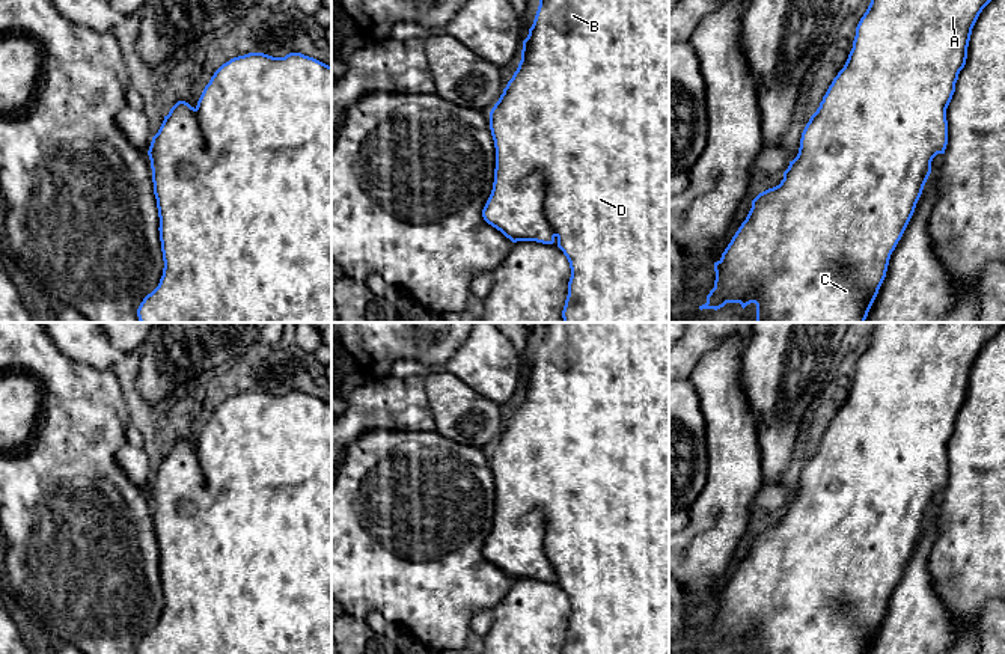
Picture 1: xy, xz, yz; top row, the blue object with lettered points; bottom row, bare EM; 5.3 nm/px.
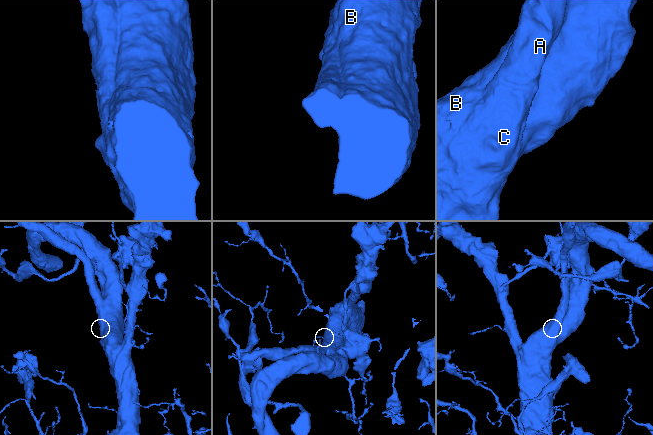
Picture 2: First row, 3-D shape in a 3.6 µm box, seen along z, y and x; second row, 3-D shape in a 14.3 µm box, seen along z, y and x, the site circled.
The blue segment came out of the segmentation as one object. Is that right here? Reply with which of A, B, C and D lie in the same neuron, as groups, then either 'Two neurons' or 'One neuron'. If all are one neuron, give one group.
Groups: A B C D. One neuron

